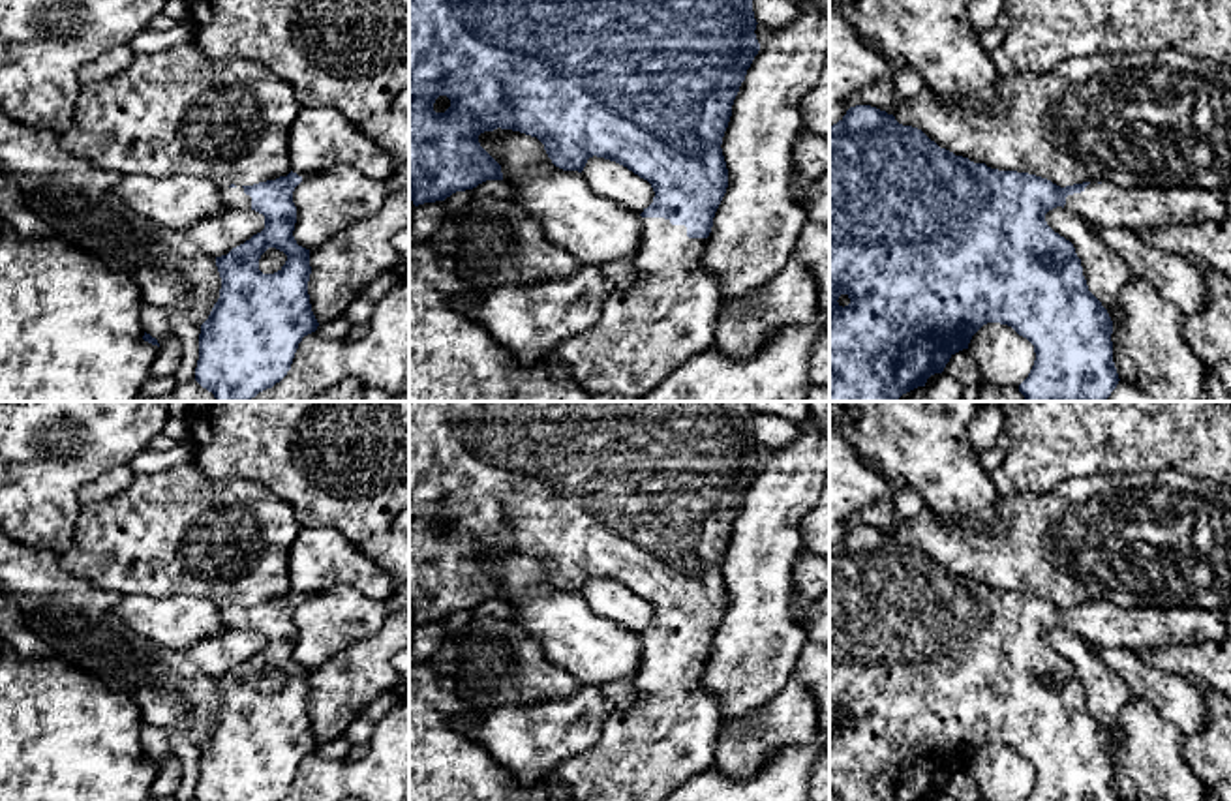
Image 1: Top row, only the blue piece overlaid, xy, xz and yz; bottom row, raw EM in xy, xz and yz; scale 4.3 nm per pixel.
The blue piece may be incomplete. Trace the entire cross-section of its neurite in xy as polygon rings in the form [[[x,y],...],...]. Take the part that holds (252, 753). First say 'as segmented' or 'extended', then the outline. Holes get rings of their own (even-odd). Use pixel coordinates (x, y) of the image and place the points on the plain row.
extended; [[[291,591],[276,600],[220,610],[225,627],[263,634],[265,649],[216,677],[221,709],[201,745],[195,801],[281,801],[302,758],[317,750],[308,715],[310,670],[293,657],[293,612],[300,602]],[[268,668],[287,675],[274,694],[259,690]]]

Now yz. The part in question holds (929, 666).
extended; [[[850,527],[837,544],[829,546],[829,801],[927,801],[931,795],[942,793],[955,773],[968,769],[972,756],[987,743],[1008,745],[1034,765],[1036,780],[1025,801],[1120,801],[1113,782],[1113,741],[1102,722],[1088,711],[1073,664],[1045,642],[1045,634],[1056,627],[1081,636],[1088,645],[1133,651],[1162,651],[1227,638],[1223,610],[1210,612],[1192,606],[1120,608],[1111,602],[1083,602],[1060,608],[1036,595],[998,591],[955,576],[940,568],[921,550],[899,544],[893,535],[876,527]]]

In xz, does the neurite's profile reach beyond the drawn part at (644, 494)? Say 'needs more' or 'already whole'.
needs more

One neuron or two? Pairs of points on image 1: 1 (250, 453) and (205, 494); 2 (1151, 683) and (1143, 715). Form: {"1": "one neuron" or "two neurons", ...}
{"1": "two neurons", "2": "two neurons"}

